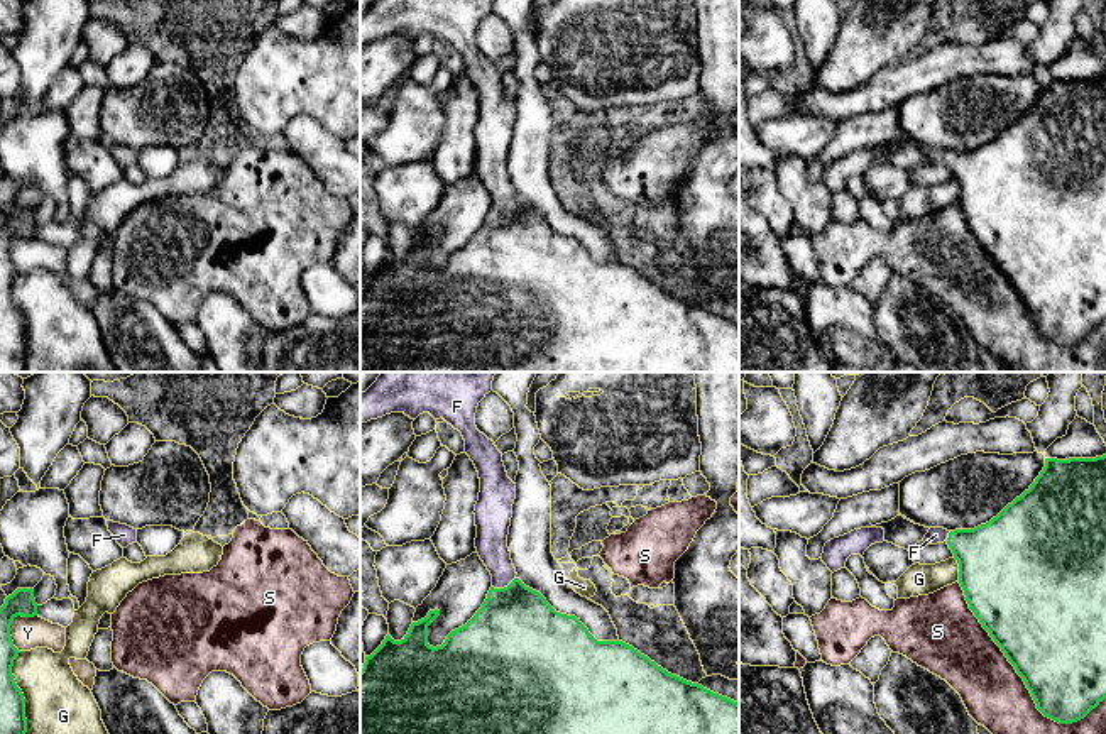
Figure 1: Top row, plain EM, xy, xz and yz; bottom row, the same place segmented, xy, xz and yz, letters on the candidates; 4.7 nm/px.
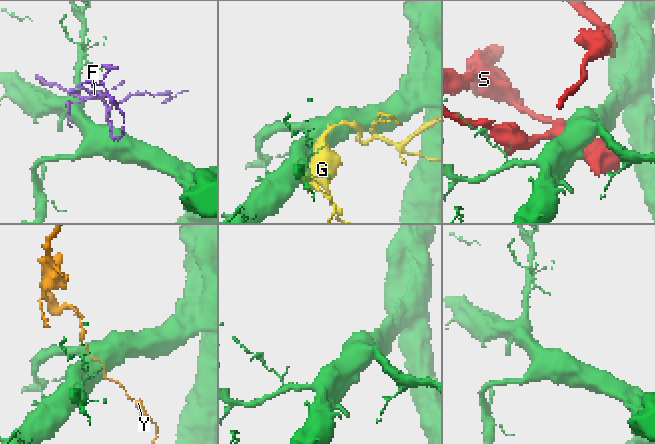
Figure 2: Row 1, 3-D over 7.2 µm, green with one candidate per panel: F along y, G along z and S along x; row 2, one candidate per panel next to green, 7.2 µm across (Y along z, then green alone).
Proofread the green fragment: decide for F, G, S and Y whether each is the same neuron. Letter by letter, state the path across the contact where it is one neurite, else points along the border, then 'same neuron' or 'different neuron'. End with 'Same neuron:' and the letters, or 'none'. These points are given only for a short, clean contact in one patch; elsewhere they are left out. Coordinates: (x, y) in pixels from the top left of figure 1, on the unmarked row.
F: runs through xz (516, 259), (516, 242), (504, 208), (504, 195), (491, 163); same neuron
G: different neuron
S: different neuron
Y: different neuron
Same neuron: F

